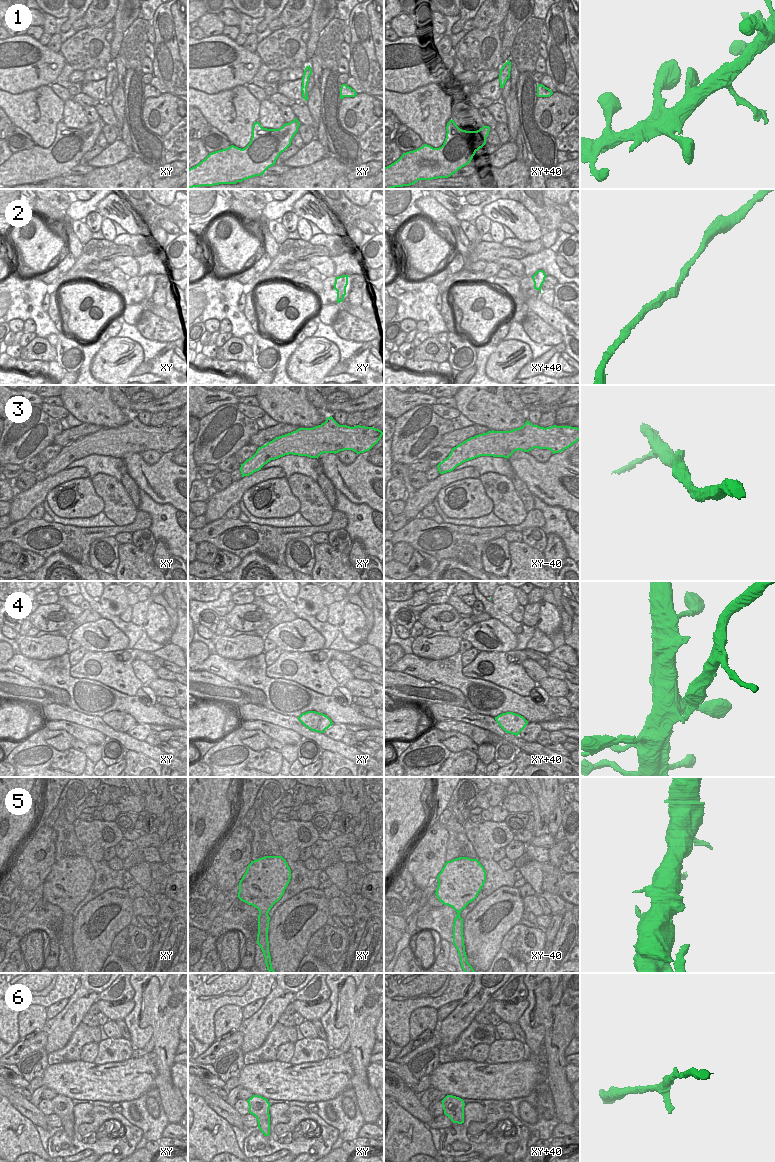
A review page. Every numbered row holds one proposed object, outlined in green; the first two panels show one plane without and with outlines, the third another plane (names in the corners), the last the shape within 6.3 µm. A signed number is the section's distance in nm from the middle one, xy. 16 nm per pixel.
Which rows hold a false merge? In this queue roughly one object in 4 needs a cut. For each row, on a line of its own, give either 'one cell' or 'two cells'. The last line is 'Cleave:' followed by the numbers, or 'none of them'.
1: one cell
2: one cell
3: one cell
4: two cells
5: one cell
6: one cell
Cleave: 4

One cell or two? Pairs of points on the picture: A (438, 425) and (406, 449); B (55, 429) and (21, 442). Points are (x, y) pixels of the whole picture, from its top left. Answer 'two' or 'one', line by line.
A: one
B: one

